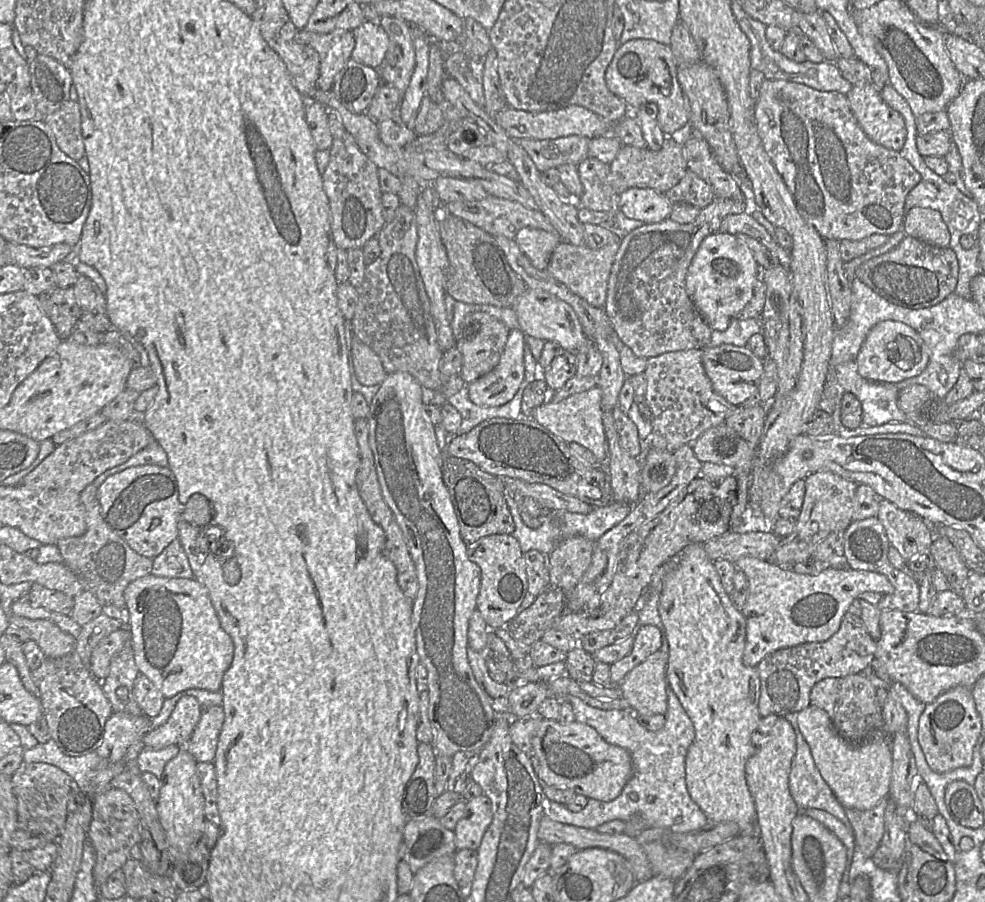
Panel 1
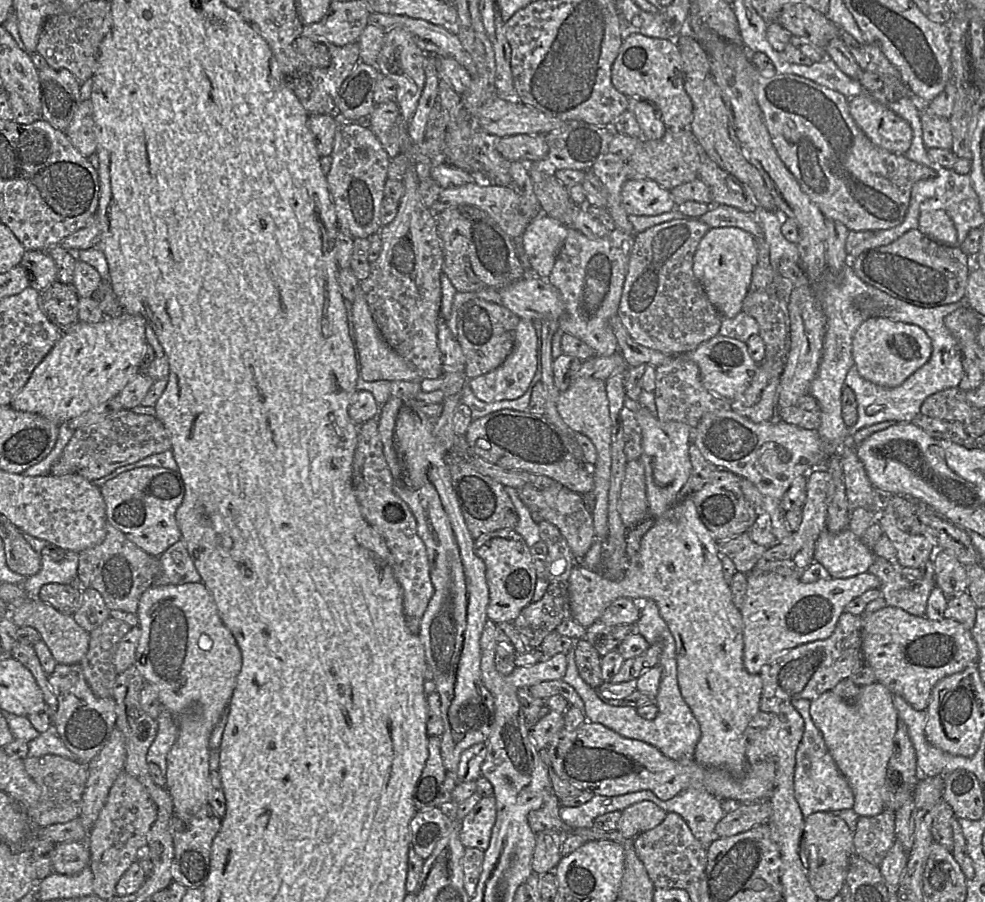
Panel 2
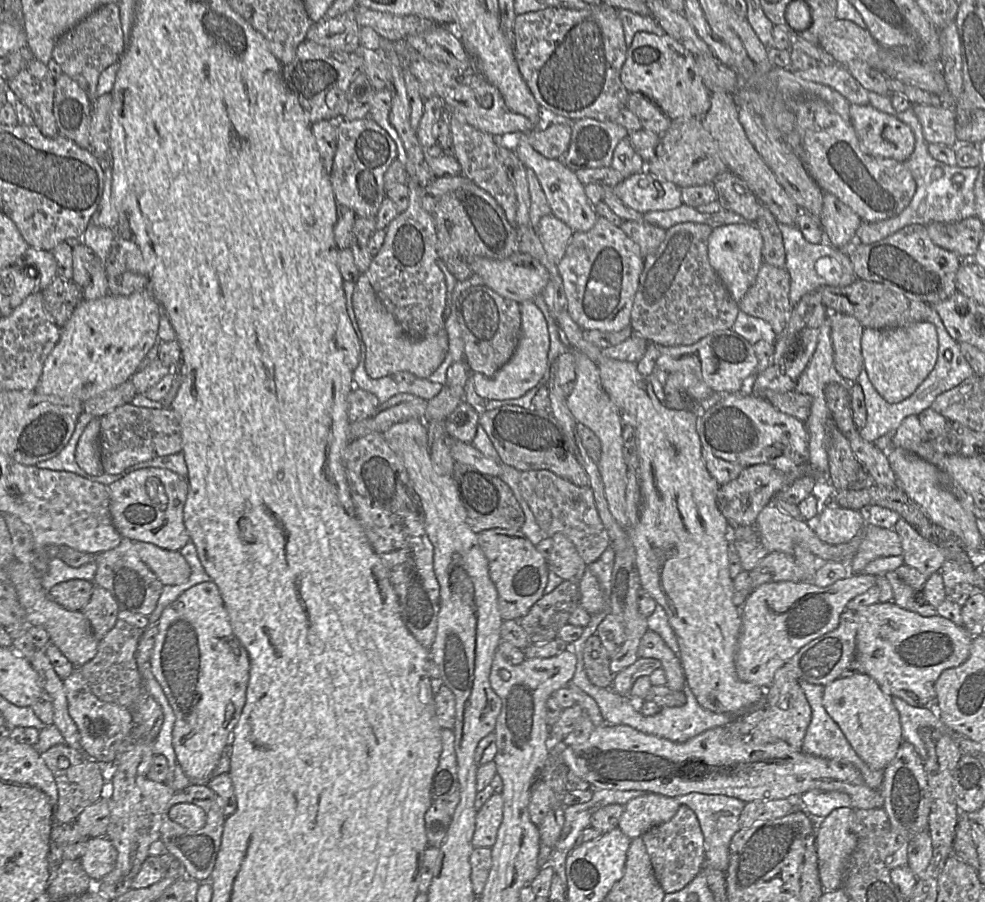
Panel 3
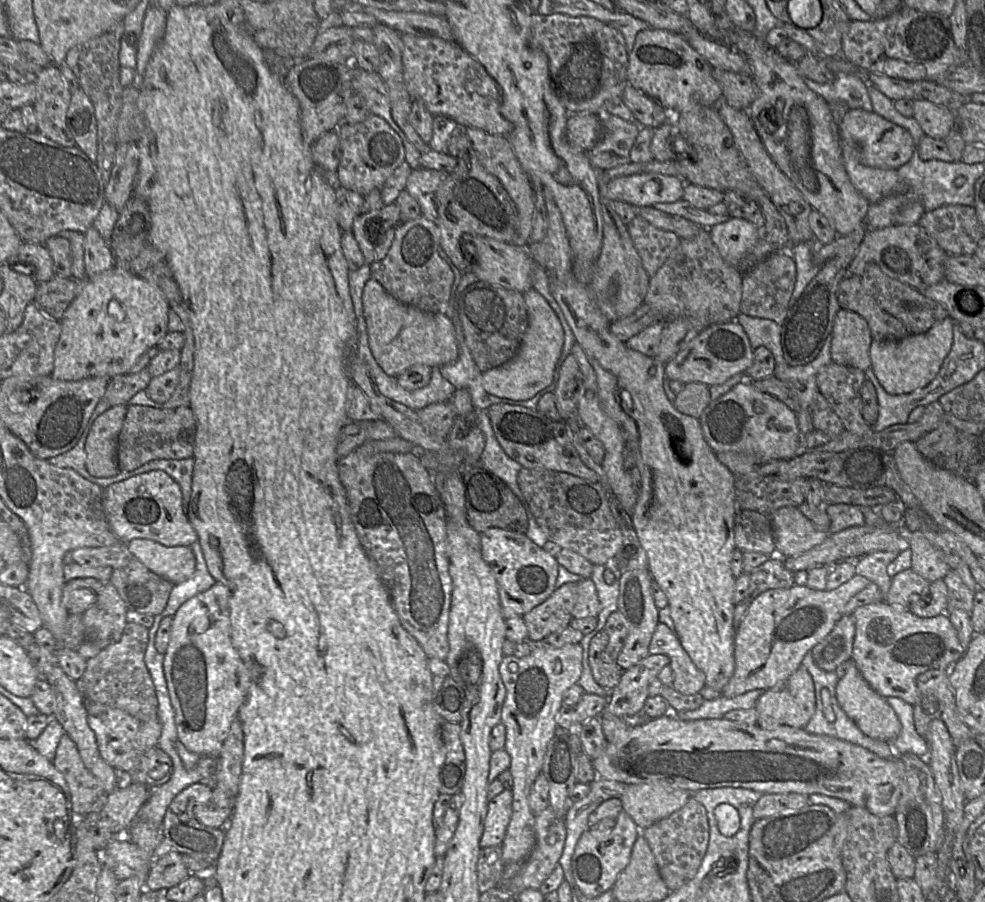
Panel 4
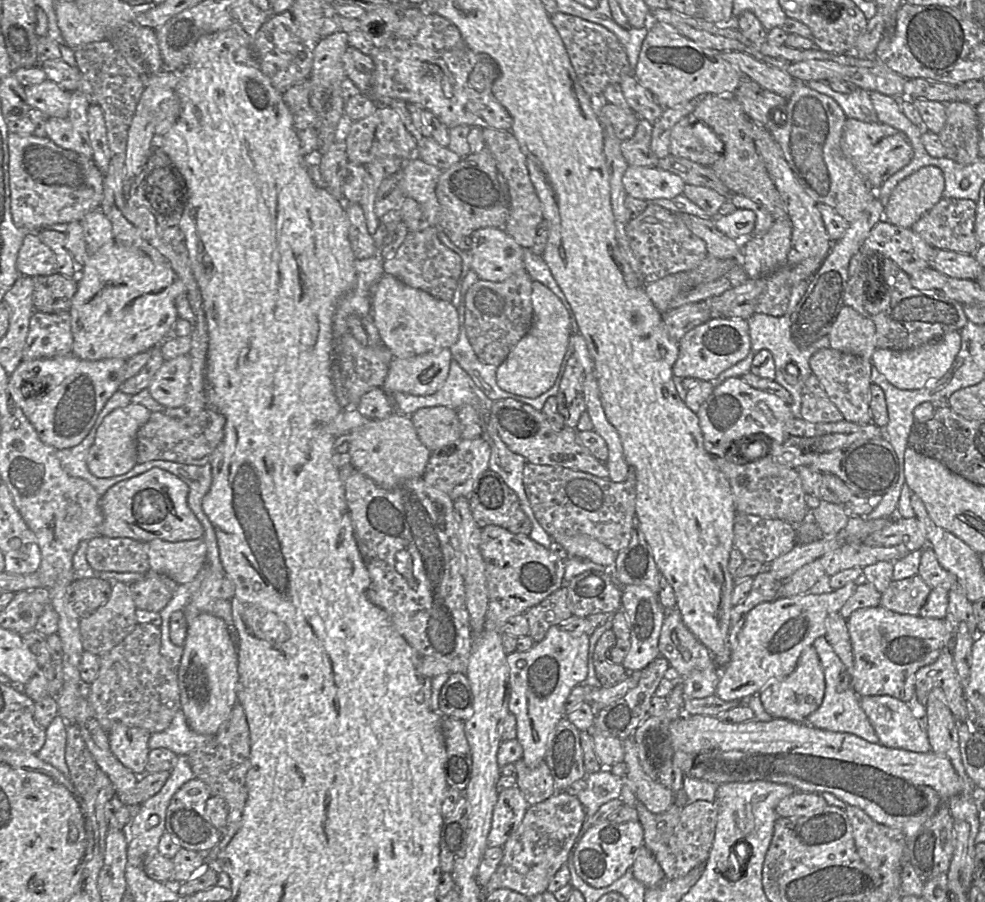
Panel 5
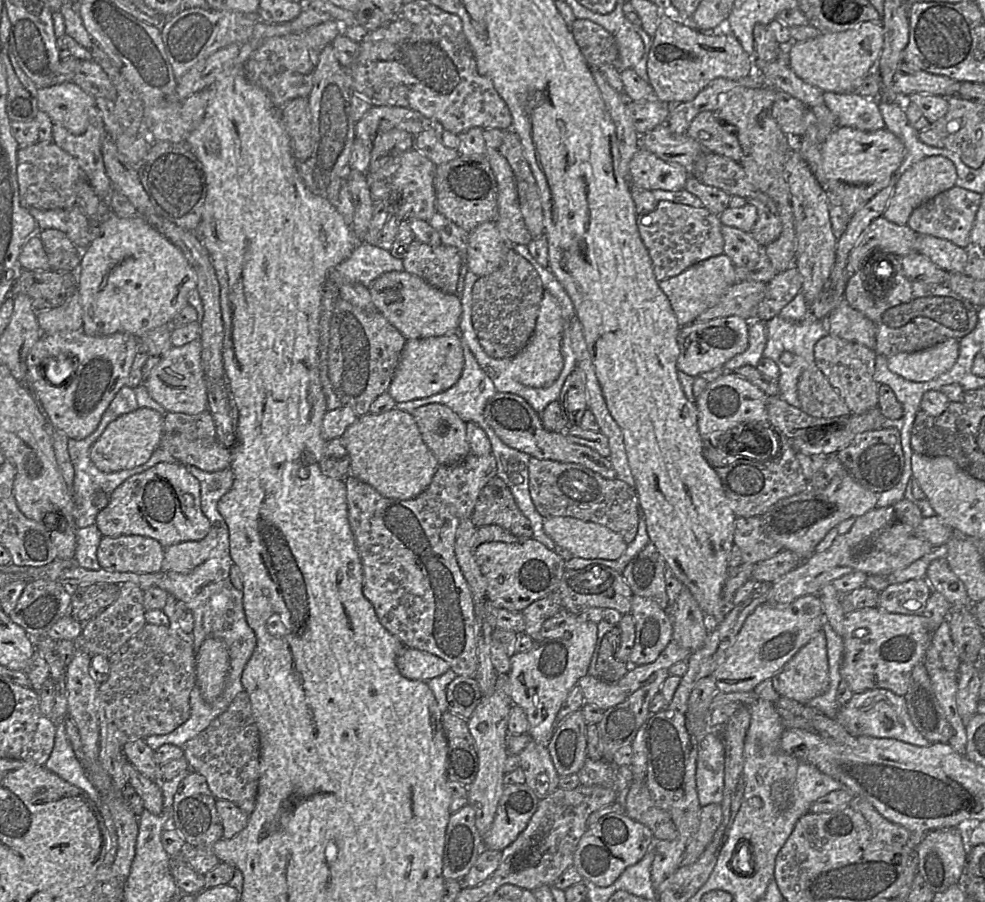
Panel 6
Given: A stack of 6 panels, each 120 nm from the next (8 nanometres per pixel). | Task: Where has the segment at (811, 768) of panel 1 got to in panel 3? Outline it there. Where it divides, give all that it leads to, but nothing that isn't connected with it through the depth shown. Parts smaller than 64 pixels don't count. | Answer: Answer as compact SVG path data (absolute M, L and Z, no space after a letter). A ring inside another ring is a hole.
M799 682L811 707L811 721L802 743L802 751L809 755L854 766L859 772L871 770L856 754L845 735L827 714L822 697L825 687ZM807 791L799 796L801 806L811 817L816 820L825 818L834 809L852 807L848 794L839 791Z

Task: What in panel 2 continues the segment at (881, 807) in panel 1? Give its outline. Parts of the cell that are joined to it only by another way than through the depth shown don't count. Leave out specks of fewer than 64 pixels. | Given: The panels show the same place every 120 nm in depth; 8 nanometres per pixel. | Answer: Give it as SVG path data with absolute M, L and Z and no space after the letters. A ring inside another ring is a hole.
M885 809L876 816L858 818L854 833L856 856L879 866L896 840L894 811Z

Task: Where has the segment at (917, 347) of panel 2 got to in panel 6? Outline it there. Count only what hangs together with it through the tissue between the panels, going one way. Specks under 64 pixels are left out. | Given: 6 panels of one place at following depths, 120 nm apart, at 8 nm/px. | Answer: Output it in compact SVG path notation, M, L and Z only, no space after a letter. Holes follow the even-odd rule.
M948 339L930 348L887 358L888 368L912 382L928 382L952 368L958 359L959 340Z

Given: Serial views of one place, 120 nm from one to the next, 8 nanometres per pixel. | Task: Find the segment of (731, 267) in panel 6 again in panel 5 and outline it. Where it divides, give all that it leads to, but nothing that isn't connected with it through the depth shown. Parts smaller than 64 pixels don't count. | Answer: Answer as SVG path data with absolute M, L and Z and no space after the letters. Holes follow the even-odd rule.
M687 273L671 274L644 286L648 297L660 312L667 312L668 303L687 289Z

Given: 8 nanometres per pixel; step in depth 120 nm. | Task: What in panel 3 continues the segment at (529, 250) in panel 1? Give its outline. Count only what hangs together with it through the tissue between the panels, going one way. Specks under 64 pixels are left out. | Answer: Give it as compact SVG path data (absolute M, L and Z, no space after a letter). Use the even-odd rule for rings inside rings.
M553 214L543 216L537 227L537 234L544 250L557 265L563 258L573 233L574 231L566 223Z

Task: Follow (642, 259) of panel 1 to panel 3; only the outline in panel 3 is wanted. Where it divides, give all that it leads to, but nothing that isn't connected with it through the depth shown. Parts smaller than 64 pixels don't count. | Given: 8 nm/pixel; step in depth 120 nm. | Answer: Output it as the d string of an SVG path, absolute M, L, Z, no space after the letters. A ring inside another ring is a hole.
M681 223L666 230L659 247L644 257L638 289L631 311L630 326L634 335L663 347L692 345L719 330L731 329L740 311L737 303L712 268L708 259L708 240L712 228L699 223Z

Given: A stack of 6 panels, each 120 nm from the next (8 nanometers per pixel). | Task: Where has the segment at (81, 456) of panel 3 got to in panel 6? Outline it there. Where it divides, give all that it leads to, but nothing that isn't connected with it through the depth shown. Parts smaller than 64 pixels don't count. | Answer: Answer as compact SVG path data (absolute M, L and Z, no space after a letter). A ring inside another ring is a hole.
M139 407L108 424L91 447L91 461L98 470L104 473L114 473L140 466L148 461L159 447L163 431L163 416L153 409Z

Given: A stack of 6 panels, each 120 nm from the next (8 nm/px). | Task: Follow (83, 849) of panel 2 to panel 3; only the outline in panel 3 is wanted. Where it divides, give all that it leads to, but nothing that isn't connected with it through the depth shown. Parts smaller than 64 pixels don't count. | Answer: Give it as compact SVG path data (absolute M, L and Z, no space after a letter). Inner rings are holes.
M107 837L90 838L80 863L90 879L96 883L110 873L117 860L117 850Z

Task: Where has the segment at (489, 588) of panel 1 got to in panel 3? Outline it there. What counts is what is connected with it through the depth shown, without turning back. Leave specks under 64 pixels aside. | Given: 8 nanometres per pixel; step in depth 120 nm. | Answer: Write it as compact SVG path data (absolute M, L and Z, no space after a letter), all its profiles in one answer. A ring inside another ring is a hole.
M520 529L485 530L478 534L478 543L489 562L489 575L497 589L503 621L519 621L544 595L549 574L548 561Z

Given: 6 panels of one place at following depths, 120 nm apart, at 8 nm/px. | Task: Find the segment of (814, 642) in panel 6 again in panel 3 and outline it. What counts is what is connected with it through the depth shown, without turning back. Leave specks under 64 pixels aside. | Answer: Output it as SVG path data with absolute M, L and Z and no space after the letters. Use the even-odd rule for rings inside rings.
M799 682L784 684L774 705L765 704L763 719L748 737L755 744L777 740L801 750L803 738L811 721L811 707Z

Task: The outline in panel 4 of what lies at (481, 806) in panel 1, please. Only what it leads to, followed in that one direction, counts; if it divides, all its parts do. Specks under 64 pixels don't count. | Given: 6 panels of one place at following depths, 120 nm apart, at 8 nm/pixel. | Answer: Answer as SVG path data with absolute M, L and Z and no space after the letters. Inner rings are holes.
M506 788L488 803L484 830L480 839L481 849L501 846L512 816L513 794Z

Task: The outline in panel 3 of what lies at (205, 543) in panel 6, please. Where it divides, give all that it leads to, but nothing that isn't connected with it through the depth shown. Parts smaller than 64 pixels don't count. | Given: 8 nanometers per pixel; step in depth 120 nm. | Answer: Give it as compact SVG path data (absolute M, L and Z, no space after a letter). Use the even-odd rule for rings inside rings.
M133 542L140 559L163 585L178 585L189 578L189 564L179 551L165 550L146 542Z

